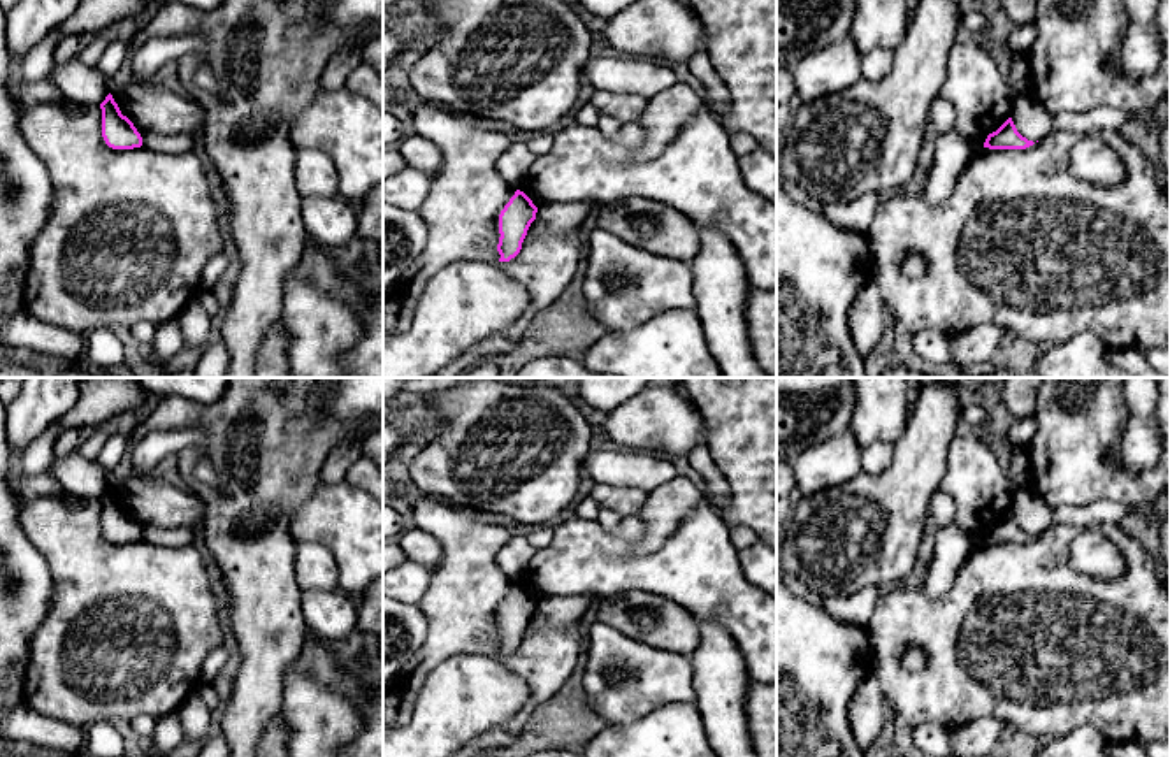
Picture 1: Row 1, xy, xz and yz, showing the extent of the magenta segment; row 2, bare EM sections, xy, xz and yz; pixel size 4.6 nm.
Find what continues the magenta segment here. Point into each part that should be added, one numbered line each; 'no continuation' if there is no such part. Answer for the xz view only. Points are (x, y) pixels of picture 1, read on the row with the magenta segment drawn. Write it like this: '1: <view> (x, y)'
no continuation

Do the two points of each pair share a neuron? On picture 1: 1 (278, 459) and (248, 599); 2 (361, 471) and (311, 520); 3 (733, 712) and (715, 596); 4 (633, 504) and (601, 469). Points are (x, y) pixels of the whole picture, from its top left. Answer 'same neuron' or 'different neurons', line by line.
1: same neuron
2: different neurons
3: different neurons
4: different neurons

